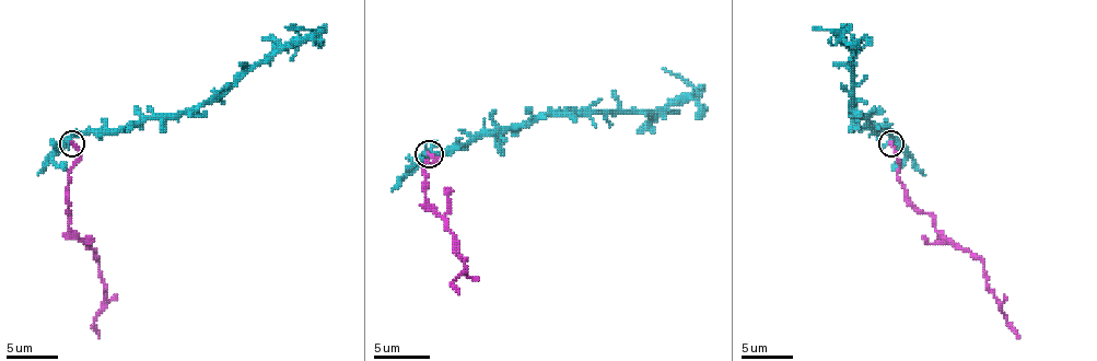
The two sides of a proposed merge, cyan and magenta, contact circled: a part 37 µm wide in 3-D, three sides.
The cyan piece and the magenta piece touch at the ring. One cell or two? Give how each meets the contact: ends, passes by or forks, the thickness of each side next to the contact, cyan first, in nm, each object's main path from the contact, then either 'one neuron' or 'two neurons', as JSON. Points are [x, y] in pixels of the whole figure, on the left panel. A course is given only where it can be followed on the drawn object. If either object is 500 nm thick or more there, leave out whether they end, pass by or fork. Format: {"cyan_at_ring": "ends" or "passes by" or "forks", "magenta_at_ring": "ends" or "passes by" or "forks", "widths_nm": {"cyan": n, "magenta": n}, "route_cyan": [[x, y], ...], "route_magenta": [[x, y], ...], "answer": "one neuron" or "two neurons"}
{"cyan_at_ring": "forks", "magenta_at_ring": "ends", "widths_nm": {"cyan": 280, "magenta": 170}, "route_cyan": [[71, 141], [89, 131], [114, 131], [196, 111], [221, 99], [252, 68], [316, 32], [286, 26]], "route_magenta": [[71, 144], [79, 162], [68, 175], [68, 225], [98, 264], [104, 287], [94, 325], [98, 338]], "answer": "two neurons"}

